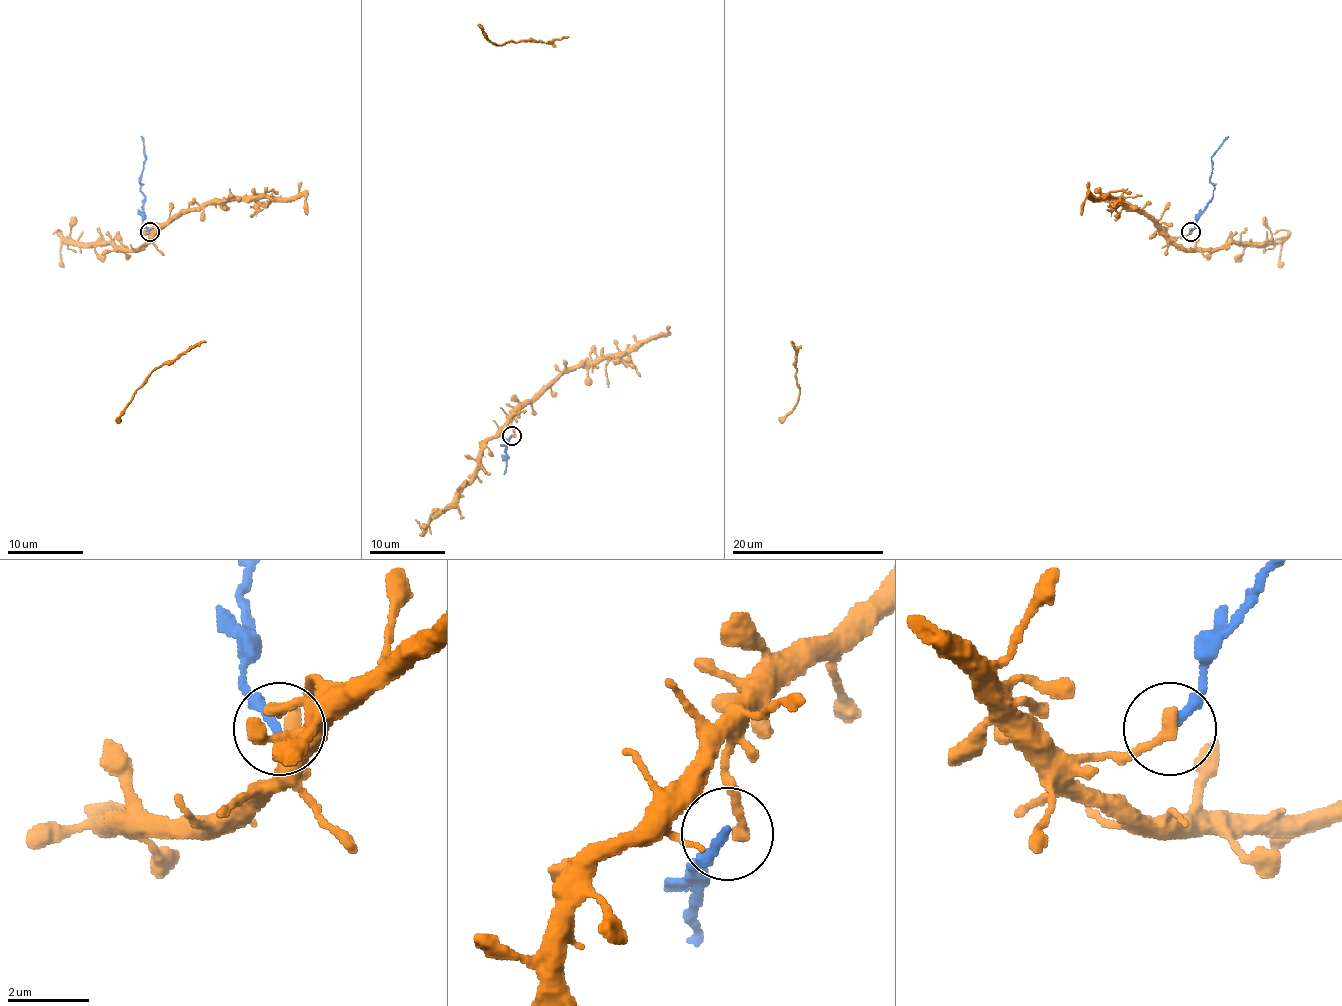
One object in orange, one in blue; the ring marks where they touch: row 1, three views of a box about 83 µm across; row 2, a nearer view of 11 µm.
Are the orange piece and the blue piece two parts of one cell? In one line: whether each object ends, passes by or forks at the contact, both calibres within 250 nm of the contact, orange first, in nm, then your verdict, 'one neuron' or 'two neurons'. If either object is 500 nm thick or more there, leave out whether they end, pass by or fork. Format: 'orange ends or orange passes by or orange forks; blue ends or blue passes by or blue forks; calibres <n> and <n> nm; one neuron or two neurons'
orange ends; blue ends; calibres 360 and 240 nm; two neurons

